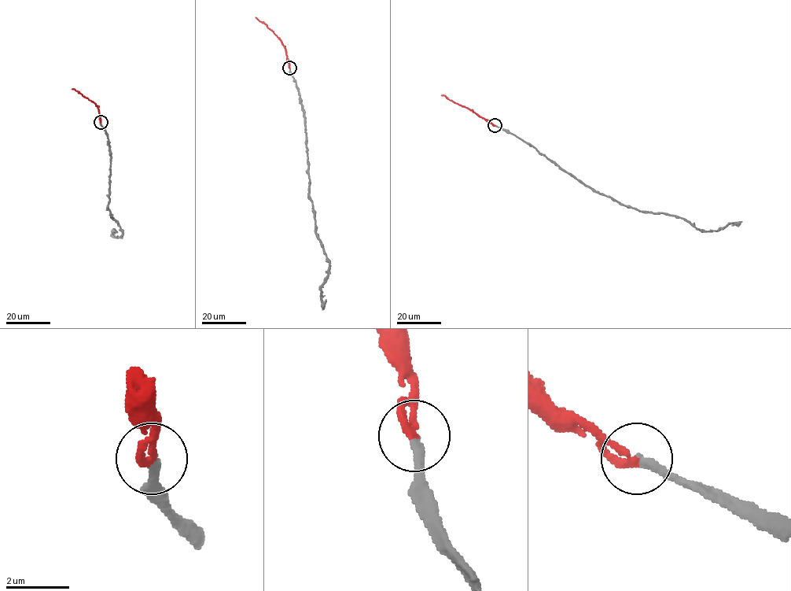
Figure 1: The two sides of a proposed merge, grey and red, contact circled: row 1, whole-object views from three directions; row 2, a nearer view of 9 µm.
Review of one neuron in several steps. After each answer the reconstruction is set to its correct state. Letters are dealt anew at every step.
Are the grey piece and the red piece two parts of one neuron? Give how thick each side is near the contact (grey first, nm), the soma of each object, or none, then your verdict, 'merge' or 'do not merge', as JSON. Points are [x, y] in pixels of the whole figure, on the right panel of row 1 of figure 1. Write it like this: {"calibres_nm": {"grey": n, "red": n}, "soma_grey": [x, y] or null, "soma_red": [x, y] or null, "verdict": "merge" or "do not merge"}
{"calibres_nm": {"grey": 320, "red": 320}, "soma_grey": null, "soma_red": null, "verdict": "merge"}

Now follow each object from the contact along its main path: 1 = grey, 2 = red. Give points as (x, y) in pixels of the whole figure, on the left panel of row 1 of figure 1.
1: (101, 122), (111, 153), (108, 208), (119, 224), (122, 235), (119, 238), (112, 235), (113, 229)
2: (101, 122), (99, 110), (93, 102), (71, 89)

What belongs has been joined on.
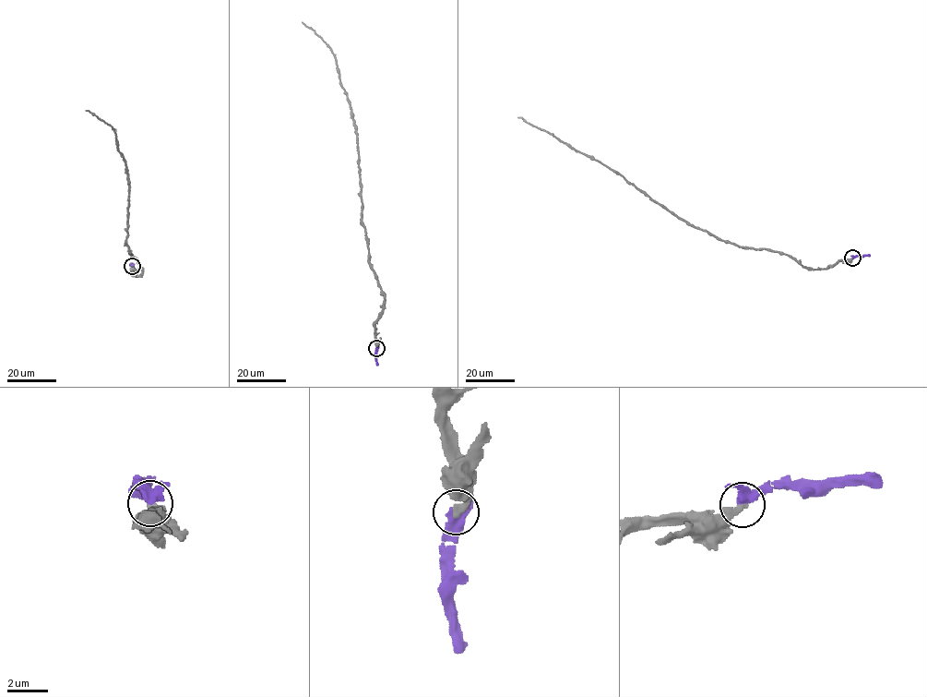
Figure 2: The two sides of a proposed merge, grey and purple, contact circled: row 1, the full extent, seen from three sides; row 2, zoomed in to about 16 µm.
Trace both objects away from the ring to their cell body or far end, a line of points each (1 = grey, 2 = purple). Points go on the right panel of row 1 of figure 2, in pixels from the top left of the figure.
1: (853, 258), (826, 269), (811, 269), (788, 255), (720, 240), (678, 218), (599, 162), (517, 117)
2: (853, 258), (869, 254)

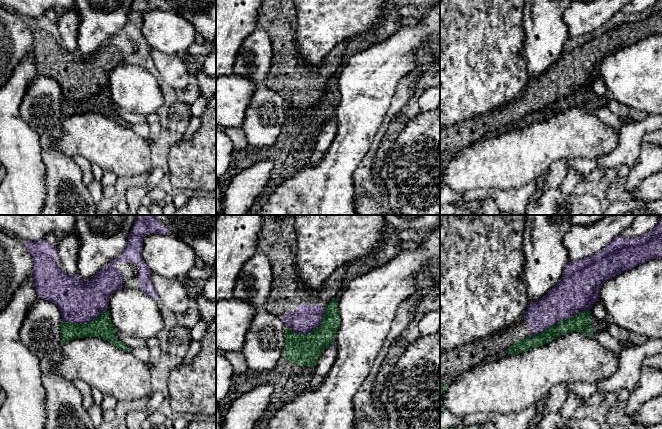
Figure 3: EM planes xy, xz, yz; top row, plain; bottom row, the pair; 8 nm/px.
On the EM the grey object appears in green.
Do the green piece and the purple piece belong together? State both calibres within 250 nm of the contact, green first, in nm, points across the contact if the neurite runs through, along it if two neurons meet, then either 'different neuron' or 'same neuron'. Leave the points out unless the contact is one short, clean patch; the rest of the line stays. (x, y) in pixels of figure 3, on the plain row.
160/320 nm | same neuron

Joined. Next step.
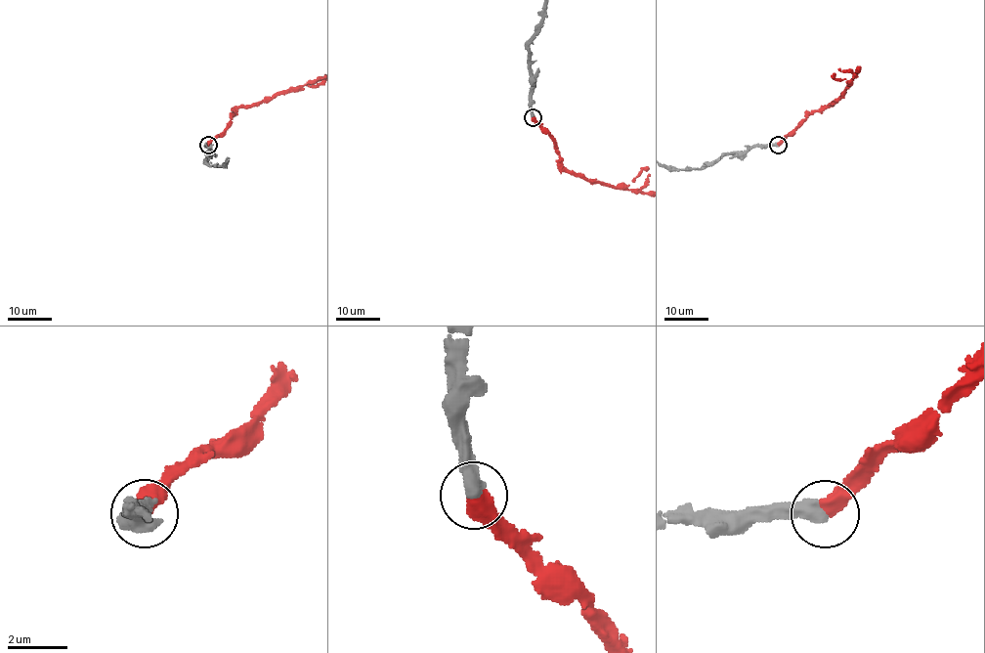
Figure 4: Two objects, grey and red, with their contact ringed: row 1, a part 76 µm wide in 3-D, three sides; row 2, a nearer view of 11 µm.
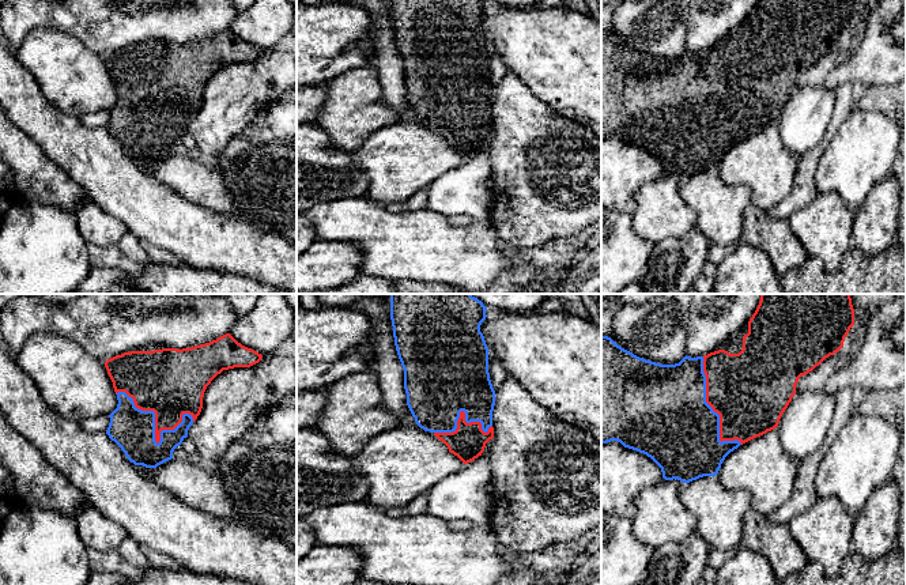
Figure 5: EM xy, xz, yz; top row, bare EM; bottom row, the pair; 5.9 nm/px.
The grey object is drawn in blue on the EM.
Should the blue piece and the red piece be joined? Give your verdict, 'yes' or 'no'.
yes

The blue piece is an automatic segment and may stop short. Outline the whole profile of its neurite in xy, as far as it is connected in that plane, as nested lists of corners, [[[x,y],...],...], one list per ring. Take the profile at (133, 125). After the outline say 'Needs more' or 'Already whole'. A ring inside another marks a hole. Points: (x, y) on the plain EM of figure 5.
[[[230,29],[190,44],[131,46],[105,57],[117,90],[117,103],[109,110],[106,129],[135,161],[156,163],[173,154],[173,147],[188,132],[188,125],[203,103],[211,76],[223,65],[250,63],[263,50],[238,38]]]. Needs more

